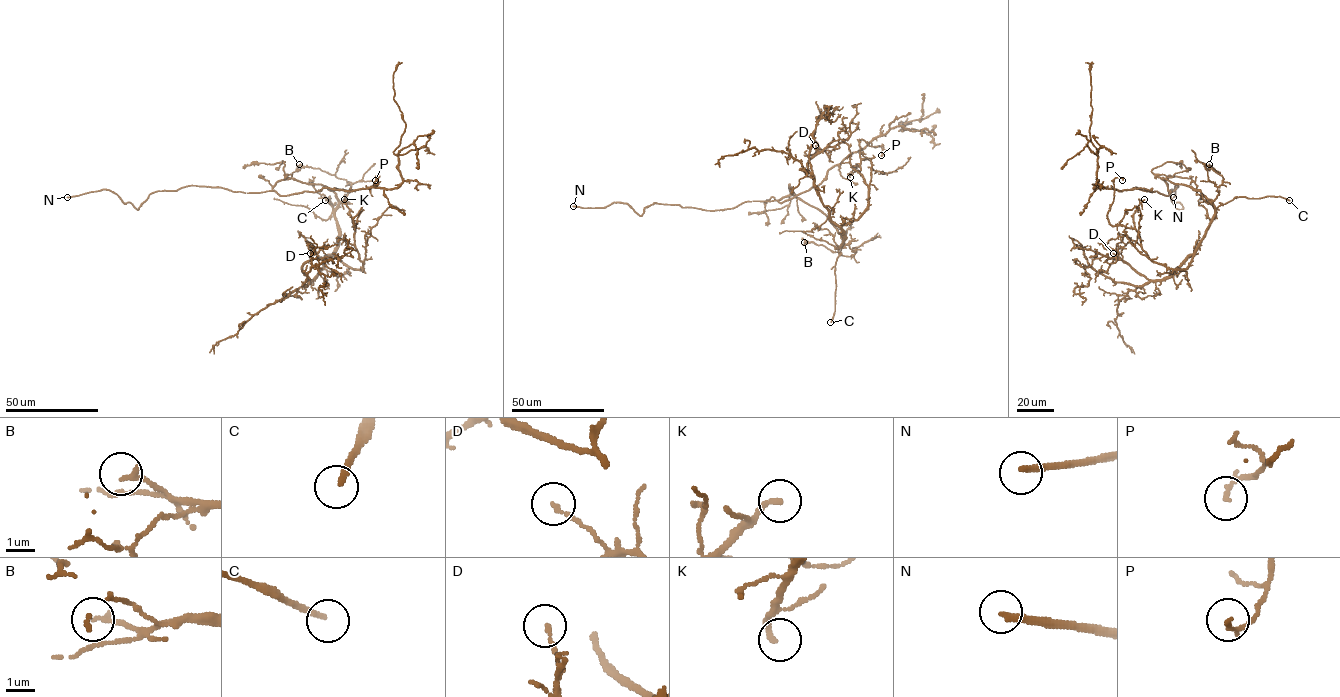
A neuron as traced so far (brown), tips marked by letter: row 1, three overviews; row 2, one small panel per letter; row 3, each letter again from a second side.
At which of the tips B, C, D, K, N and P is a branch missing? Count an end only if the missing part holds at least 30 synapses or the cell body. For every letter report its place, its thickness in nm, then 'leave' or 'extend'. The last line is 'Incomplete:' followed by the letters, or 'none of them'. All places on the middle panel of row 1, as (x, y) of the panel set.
B: at (804, 242); 200 nm thick; leave
C: at (830, 322); 200 nm thick; leave
D: at (815, 145); 130 nm thick; leave
K: at (850, 177); 200 nm thick; extend
N: at (573, 206); 240 nm thick; extend
P: at (881, 155); 150 nm thick; leave
Incomplete: K, N

